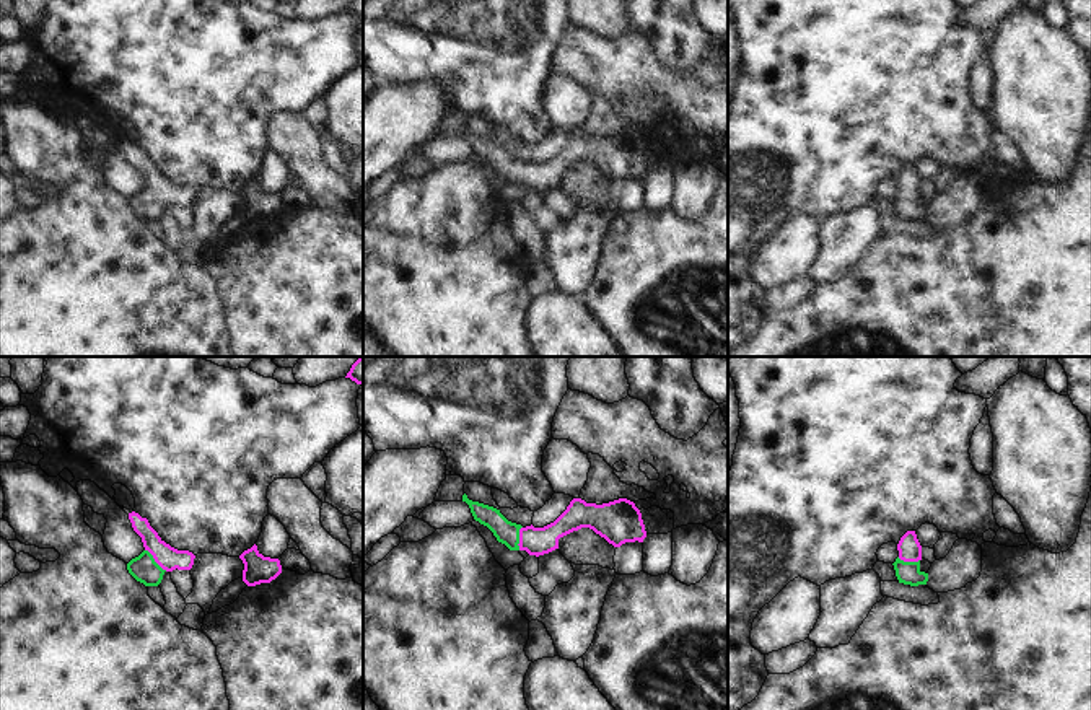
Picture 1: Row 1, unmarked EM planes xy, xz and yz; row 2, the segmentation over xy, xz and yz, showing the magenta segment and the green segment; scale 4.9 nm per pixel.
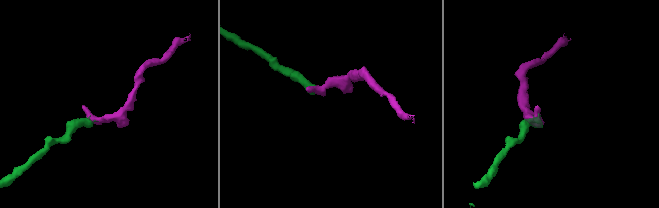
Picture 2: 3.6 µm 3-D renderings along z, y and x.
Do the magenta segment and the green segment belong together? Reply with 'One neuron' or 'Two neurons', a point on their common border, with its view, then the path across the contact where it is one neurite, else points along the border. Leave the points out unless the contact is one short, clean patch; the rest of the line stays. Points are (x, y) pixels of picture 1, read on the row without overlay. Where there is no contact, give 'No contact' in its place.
One neuron. Touches magenta at xy (155, 196). Path across: xy (168, 192), (155, 196), (144, 204).

